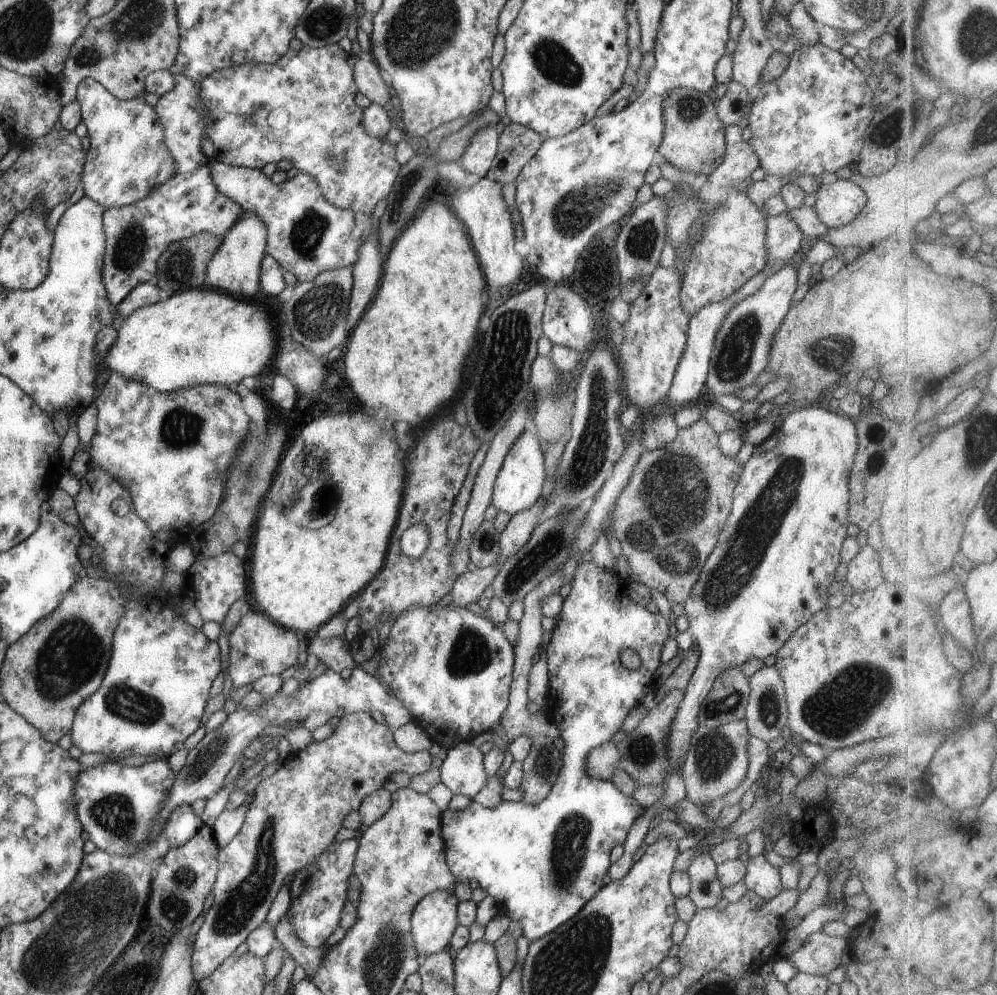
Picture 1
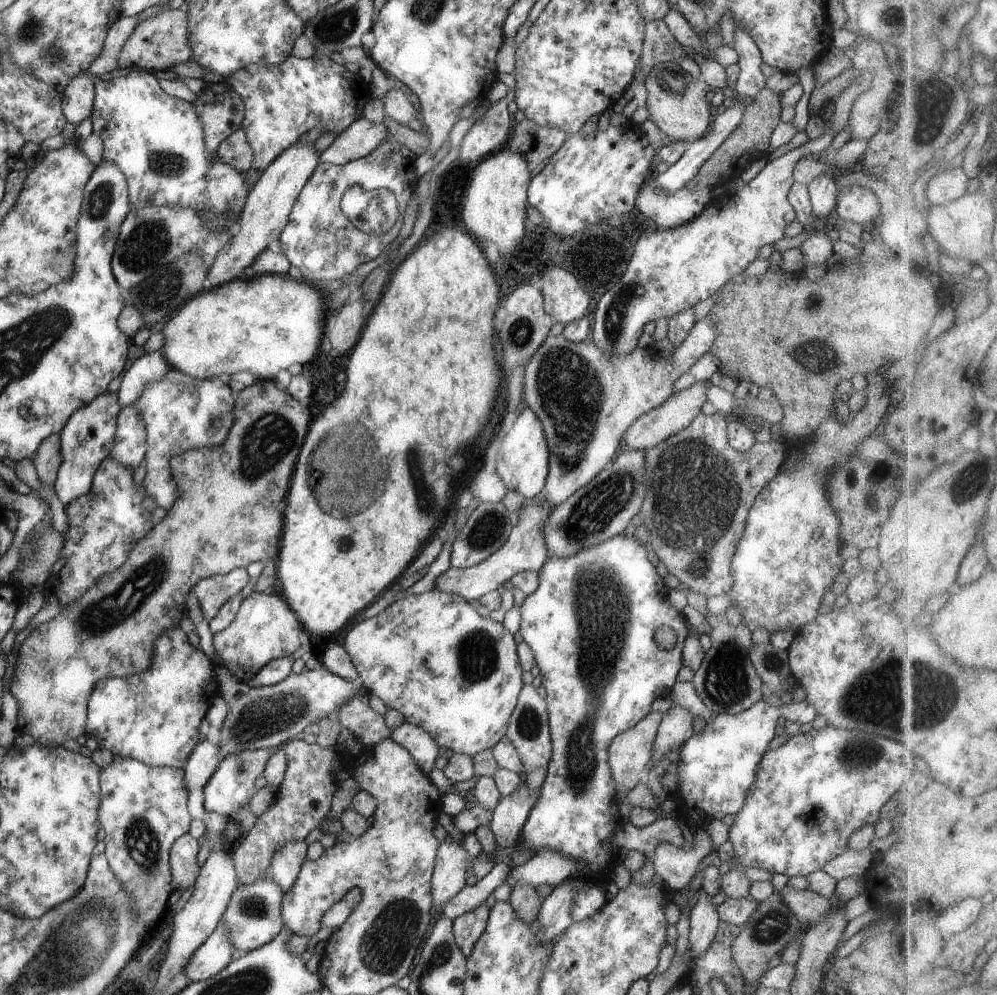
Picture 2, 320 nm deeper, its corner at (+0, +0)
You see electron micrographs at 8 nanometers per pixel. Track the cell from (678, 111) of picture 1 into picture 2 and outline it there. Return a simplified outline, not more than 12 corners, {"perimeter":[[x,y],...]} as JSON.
{"perimeter":[[676,61],[645,76],[650,119],[672,141],[711,128],[711,86]]}

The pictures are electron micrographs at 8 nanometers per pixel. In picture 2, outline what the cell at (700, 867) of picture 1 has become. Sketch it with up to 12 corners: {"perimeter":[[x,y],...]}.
{"perimeter":[[701,889],[690,911],[690,960],[703,955],[719,929],[717,906]]}

